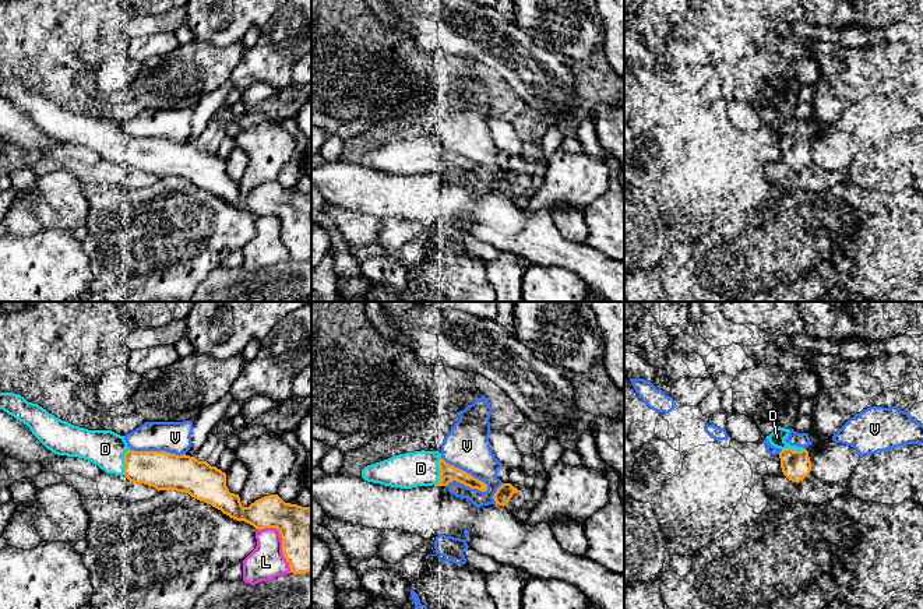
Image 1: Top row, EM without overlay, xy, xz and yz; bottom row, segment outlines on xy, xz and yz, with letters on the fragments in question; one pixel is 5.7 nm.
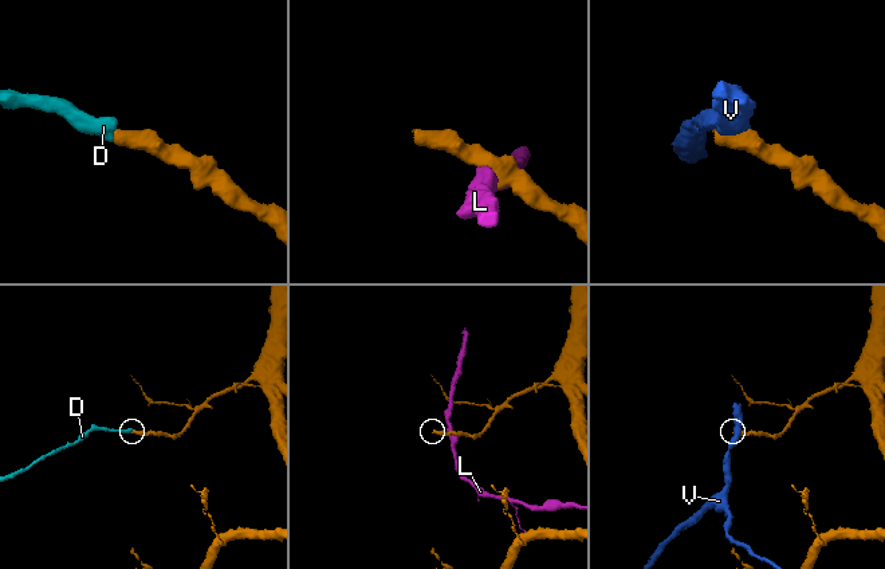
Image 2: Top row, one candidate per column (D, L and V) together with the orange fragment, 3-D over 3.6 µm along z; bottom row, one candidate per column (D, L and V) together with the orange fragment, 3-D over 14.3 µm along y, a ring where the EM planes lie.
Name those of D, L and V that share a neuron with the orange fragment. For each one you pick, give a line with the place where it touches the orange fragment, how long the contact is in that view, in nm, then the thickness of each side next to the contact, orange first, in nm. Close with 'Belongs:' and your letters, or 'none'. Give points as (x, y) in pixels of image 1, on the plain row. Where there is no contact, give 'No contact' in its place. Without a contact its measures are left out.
D: Touches orange at xz (440, 157). Shared border 170 nm. Thickness 100 nm (orange) against 200 nm
Belongs: D

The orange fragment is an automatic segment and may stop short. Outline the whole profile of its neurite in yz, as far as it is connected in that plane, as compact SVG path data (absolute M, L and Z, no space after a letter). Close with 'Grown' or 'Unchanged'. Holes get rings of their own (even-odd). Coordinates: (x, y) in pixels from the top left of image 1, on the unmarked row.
M779 113L767 126L774 134L782 137L779 145L783 162L792 169L800 169L810 161L811 148L806 135L785 129L789 119Z. Grown

